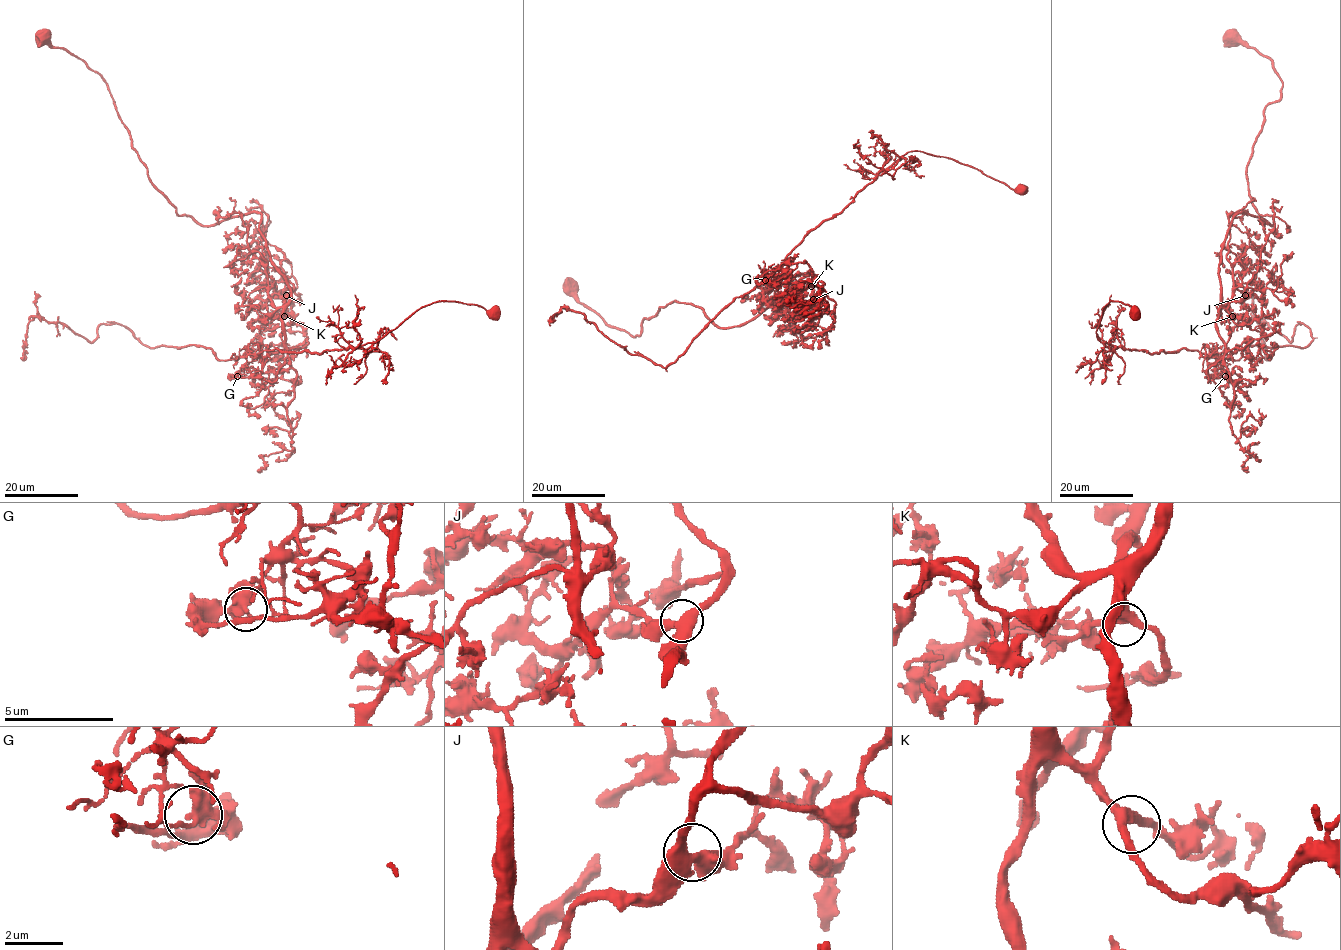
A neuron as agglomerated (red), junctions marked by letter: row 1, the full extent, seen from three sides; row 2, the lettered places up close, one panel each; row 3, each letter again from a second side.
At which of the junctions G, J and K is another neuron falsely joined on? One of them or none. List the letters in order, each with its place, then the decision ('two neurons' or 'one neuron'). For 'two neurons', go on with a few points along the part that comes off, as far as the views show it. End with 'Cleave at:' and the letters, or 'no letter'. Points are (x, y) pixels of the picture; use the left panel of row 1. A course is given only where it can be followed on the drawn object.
G: at (237, 376); two neurons; foreign part runs (237, 376), (244, 357), (148, 347), (114, 323), (101, 324), (91, 341), (33, 317), (22, 357)
J: at (286, 295); one neuron
K: at (284, 316); one neuron
Cleave at: G

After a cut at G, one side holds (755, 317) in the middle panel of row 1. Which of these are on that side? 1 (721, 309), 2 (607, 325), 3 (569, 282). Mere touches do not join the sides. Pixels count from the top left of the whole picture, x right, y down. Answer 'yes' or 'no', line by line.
1: no
2: yes
3: yes

